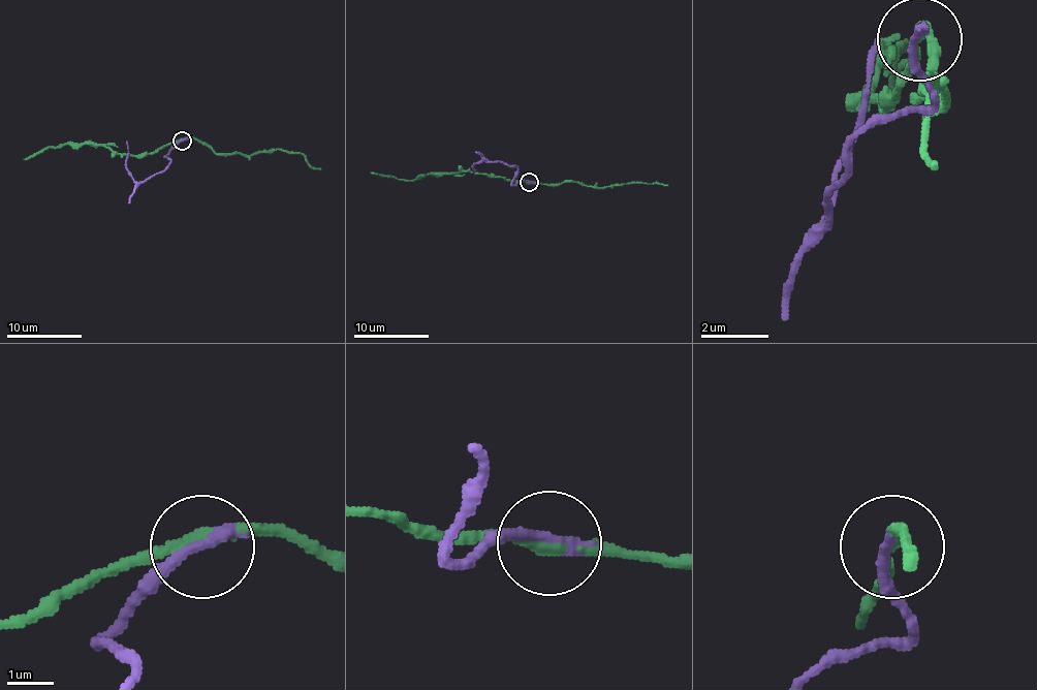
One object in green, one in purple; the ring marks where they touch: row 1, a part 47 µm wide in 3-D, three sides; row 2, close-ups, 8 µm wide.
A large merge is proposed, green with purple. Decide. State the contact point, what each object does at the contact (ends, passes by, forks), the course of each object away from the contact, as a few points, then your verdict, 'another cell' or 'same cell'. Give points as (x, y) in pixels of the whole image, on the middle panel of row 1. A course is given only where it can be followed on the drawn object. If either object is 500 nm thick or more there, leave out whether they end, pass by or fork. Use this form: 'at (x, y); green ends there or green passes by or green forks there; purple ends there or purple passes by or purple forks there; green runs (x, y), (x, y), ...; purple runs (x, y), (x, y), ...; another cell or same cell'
at (529, 182); green passes by; purple ends there; green runs (528, 182), (461, 170), (417, 175), (406, 180), (371, 173); purple runs (528, 182), (513, 182), (514, 167), (489, 161), (474, 165), (474, 173); another cell

